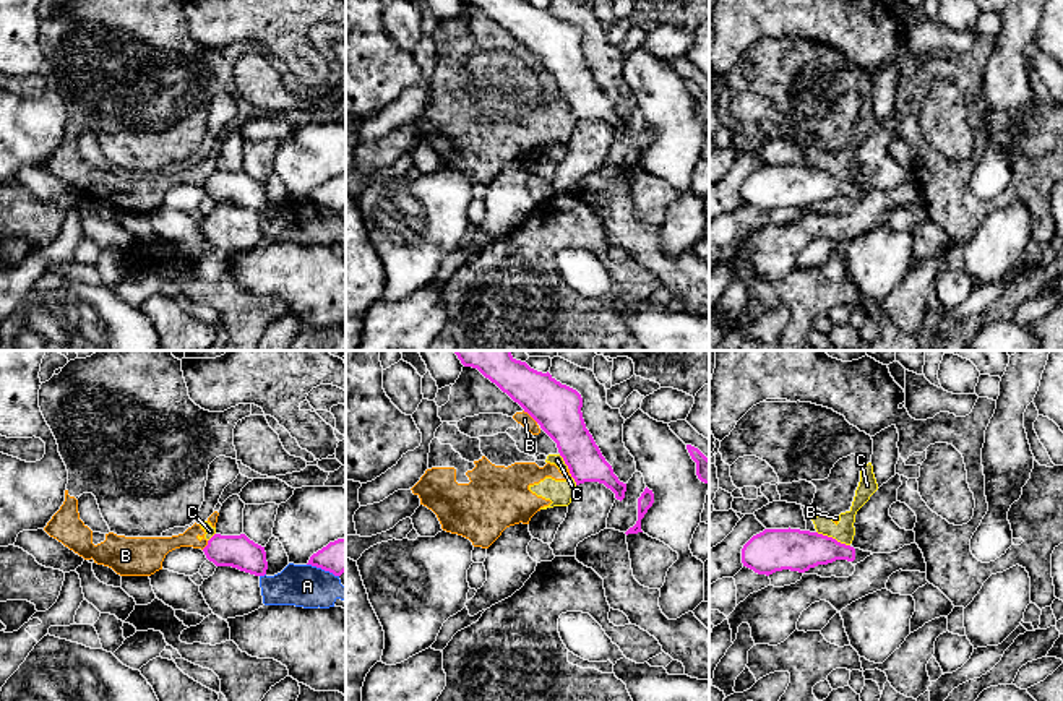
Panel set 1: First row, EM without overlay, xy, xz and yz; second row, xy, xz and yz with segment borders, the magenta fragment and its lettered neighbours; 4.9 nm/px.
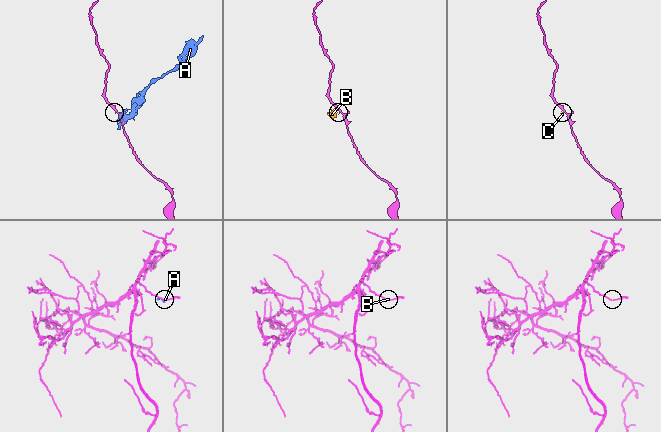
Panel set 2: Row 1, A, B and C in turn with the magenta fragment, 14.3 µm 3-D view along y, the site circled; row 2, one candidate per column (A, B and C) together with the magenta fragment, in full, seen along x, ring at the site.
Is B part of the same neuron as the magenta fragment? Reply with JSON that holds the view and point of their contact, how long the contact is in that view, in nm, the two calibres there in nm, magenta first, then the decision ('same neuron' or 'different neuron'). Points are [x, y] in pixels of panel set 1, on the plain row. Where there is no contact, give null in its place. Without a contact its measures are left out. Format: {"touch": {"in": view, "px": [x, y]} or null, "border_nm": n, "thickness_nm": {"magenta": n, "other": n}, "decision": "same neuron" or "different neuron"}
{"touch": {"in": "xz", "px": [531, 52]}, "border_nm": 100, "thickness_nm": {"magenta": 240, "other": 70}, "decision": "different neuron"}

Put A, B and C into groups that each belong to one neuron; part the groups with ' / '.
A / B C

